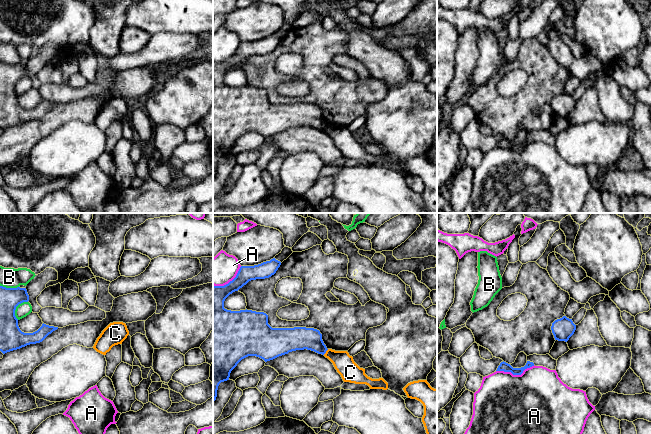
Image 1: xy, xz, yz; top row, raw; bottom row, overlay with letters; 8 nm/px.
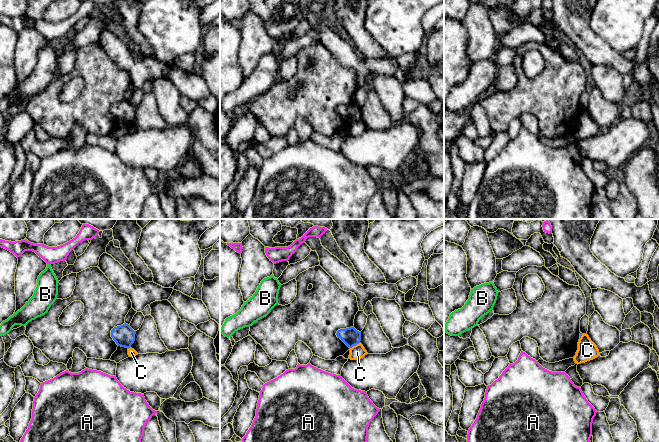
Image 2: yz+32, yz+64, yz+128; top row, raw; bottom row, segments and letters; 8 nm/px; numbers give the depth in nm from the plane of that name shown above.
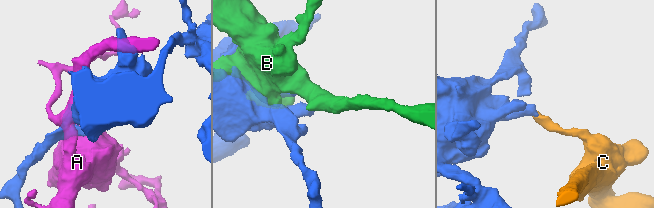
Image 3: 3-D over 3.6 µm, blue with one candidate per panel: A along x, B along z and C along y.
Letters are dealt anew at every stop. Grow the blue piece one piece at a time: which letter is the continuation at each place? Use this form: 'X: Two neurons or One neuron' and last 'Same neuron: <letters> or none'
A: Two neurons
B: Two neurons
C: Two neurons
Same neuron: none

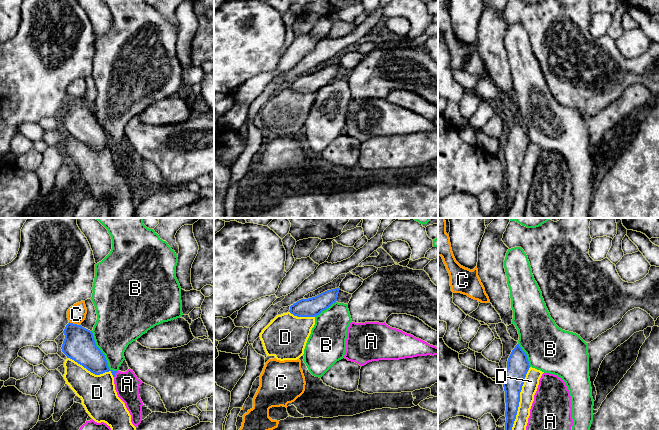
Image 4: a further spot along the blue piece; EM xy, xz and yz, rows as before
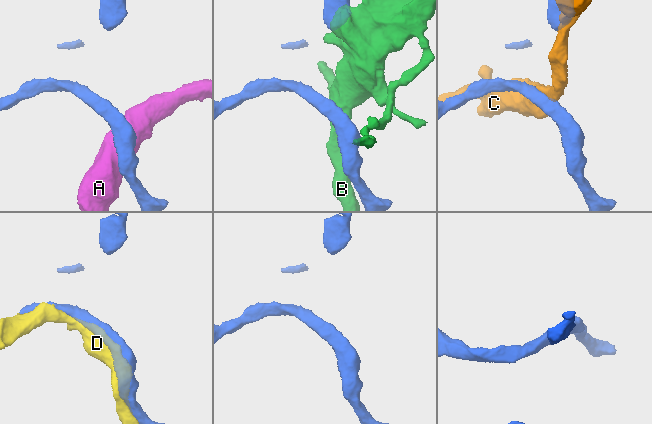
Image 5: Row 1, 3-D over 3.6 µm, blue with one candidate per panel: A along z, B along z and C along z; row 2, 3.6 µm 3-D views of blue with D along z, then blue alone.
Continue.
A: Two neurons
B: Two neurons
C: Two neurons
D: One neuron
Same neuron: D

